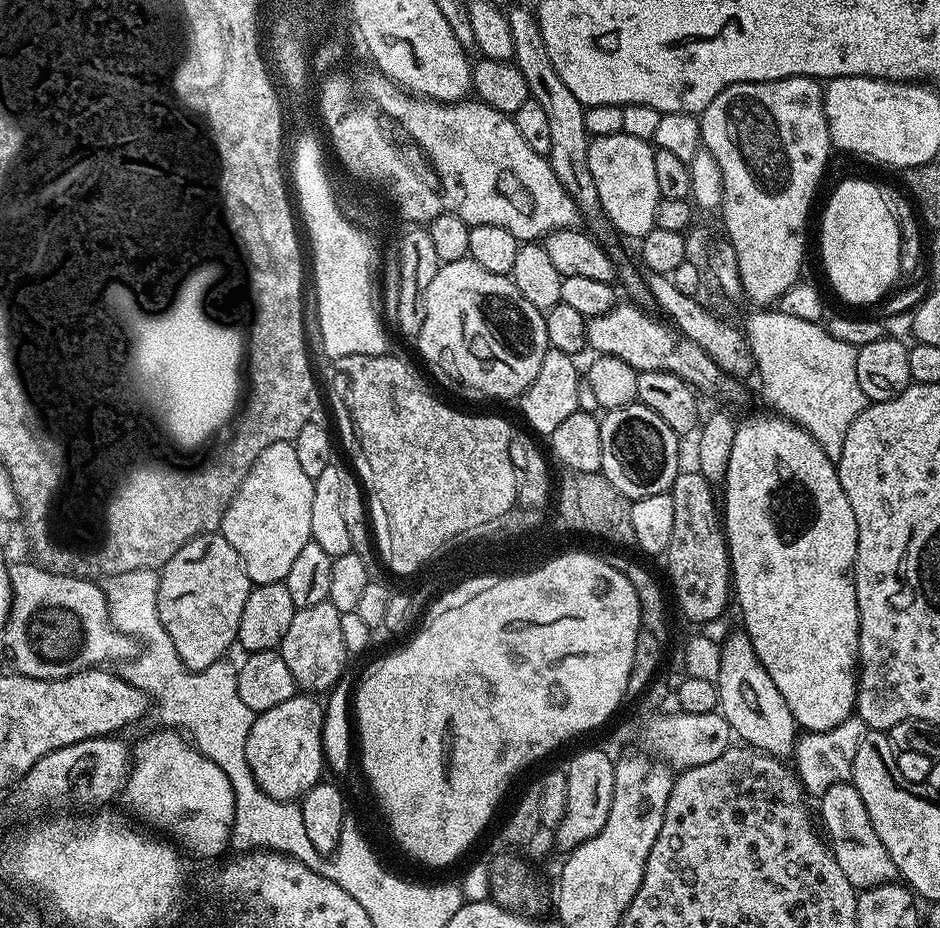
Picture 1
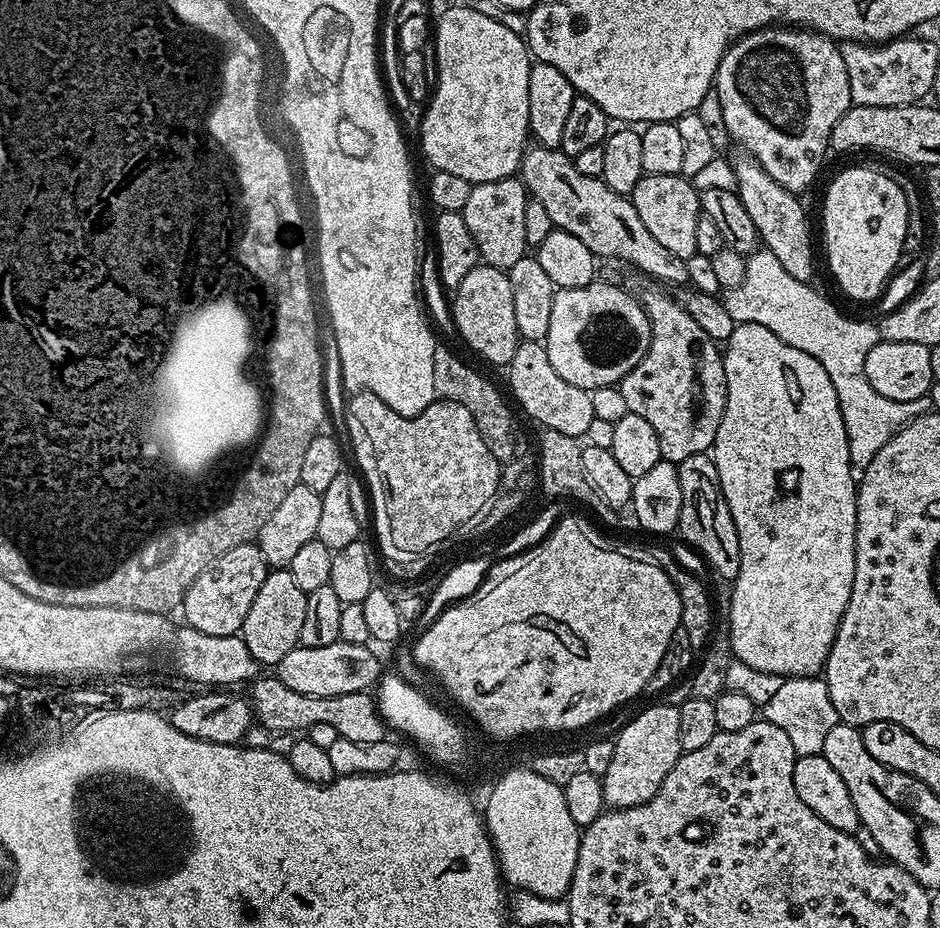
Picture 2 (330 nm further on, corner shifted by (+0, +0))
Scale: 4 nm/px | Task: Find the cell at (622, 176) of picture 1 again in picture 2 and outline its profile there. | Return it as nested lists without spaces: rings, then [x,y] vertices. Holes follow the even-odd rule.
[[[645,174],[634,186],[630,194],[634,210],[638,210],[638,218],[646,225],[646,230],[668,247],[678,258],[689,260],[696,253],[694,230],[698,227],[698,218],[702,215],[700,210],[700,193],[691,179],[683,175]]]

